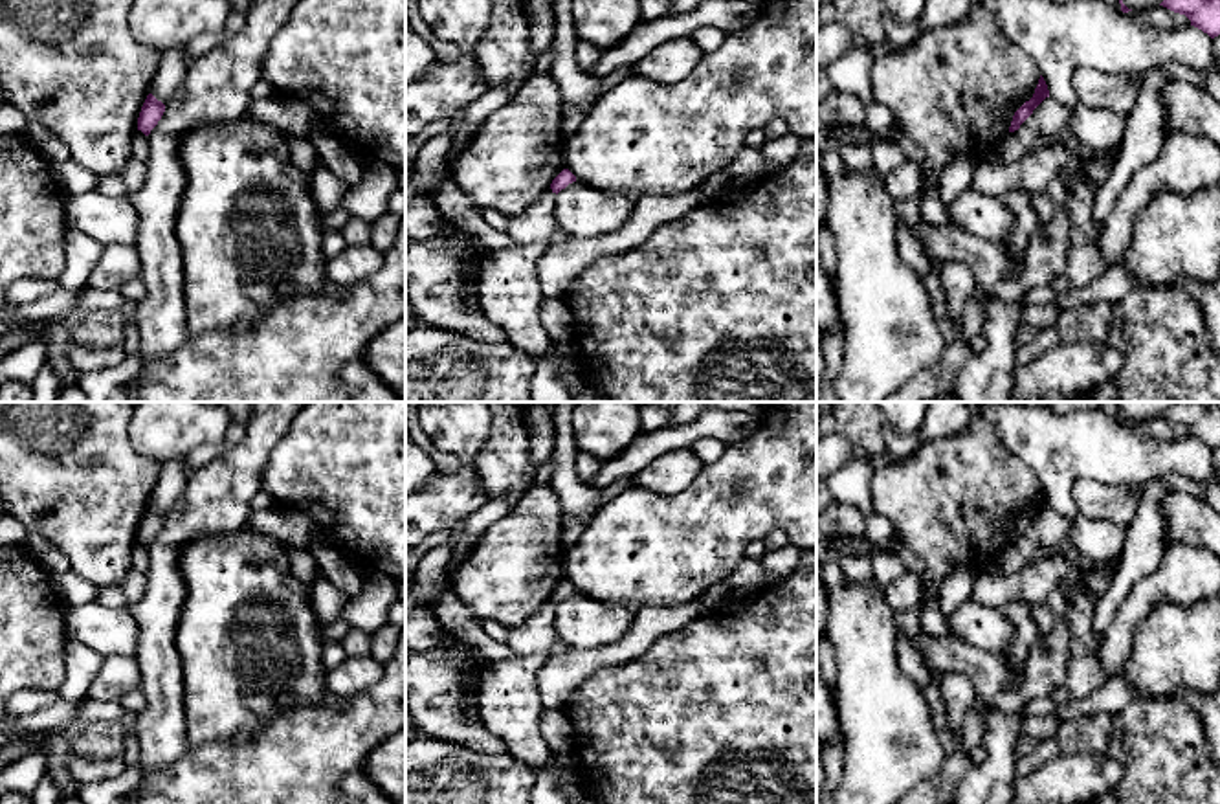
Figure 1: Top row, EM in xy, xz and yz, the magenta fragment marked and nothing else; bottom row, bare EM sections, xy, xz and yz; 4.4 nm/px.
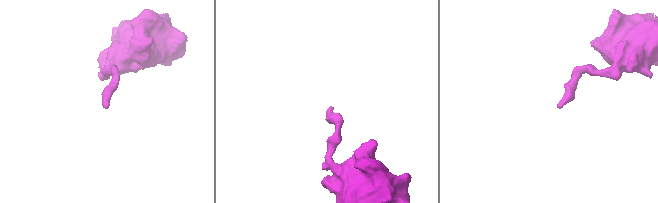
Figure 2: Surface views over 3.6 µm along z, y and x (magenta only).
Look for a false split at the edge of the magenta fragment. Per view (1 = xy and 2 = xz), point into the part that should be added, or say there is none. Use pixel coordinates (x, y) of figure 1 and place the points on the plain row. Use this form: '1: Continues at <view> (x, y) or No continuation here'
1: No continuation here
2: No continuation here

